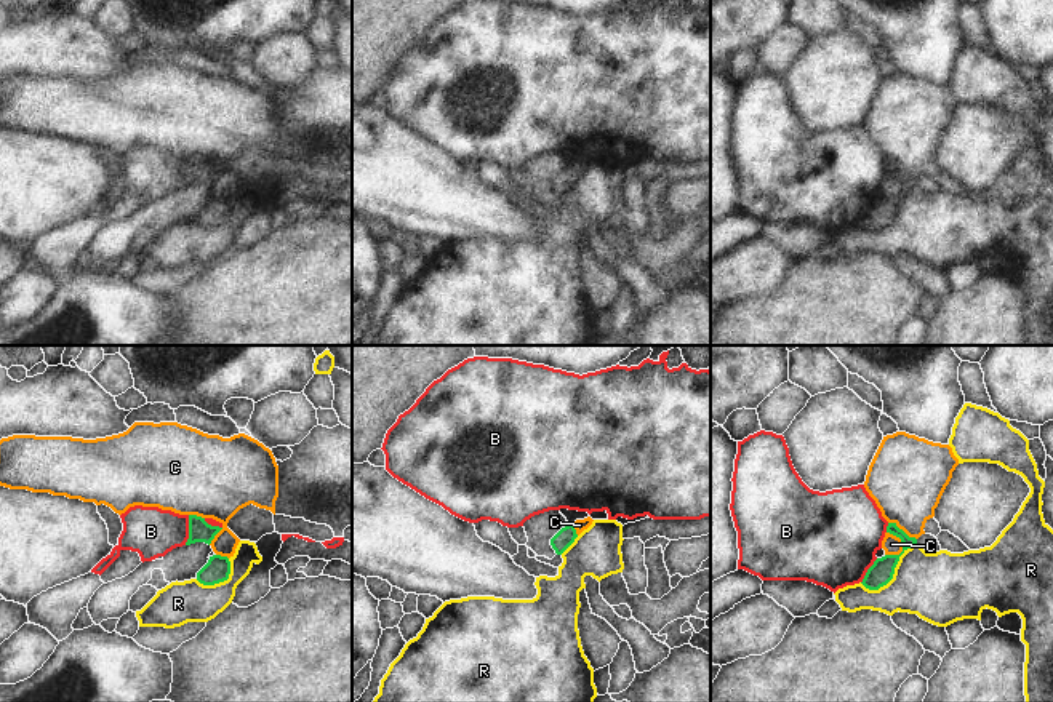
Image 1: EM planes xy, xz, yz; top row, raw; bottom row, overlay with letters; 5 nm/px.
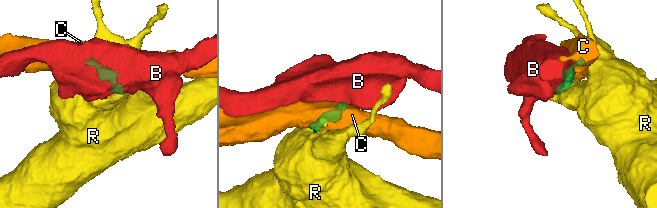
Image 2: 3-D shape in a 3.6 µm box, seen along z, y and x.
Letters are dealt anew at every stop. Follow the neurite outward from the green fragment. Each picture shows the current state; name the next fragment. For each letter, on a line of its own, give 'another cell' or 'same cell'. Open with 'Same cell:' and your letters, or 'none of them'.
Same cell: none of them
B: another cell
C: another cell
R: another cell

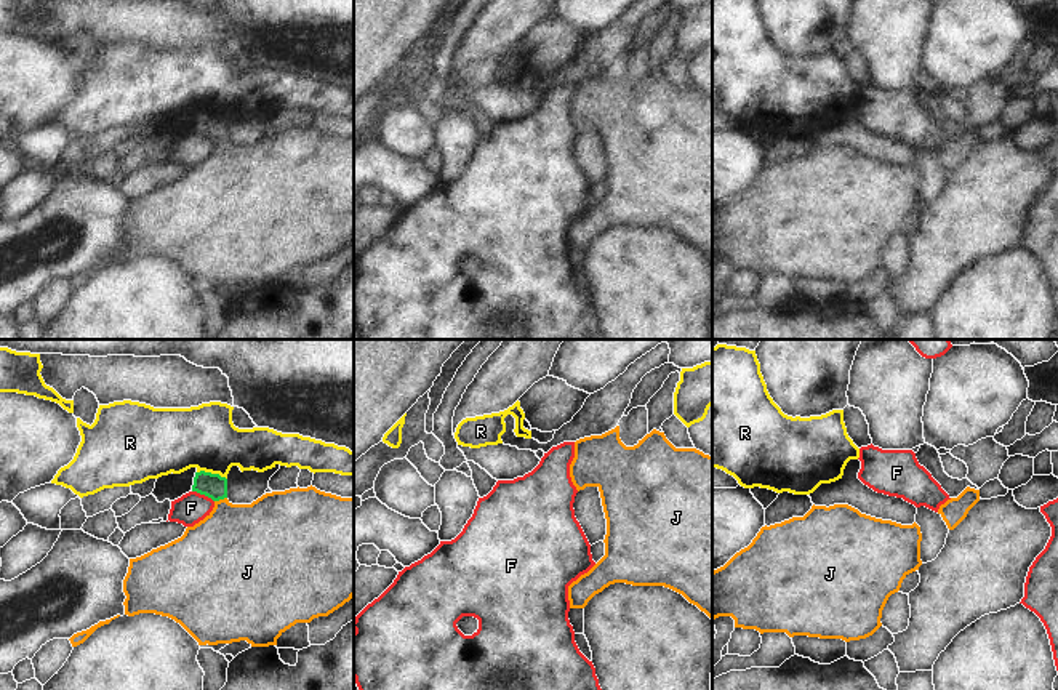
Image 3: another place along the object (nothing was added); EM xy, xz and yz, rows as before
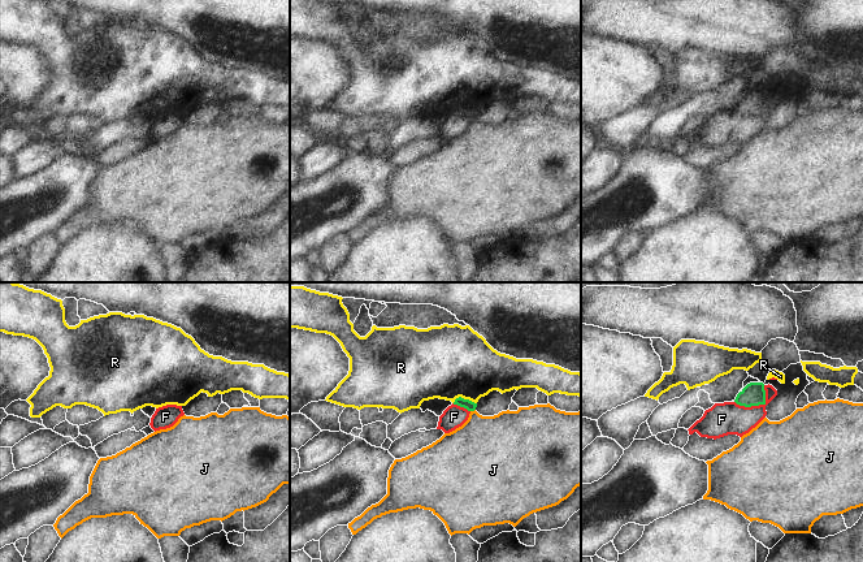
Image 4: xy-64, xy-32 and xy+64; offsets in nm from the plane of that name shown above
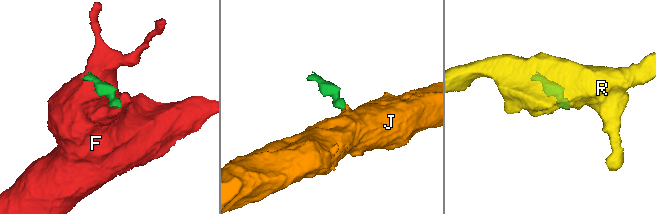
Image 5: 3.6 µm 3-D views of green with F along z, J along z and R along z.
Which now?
Same cell: J
F: another cell
J: same cell
R: another cell

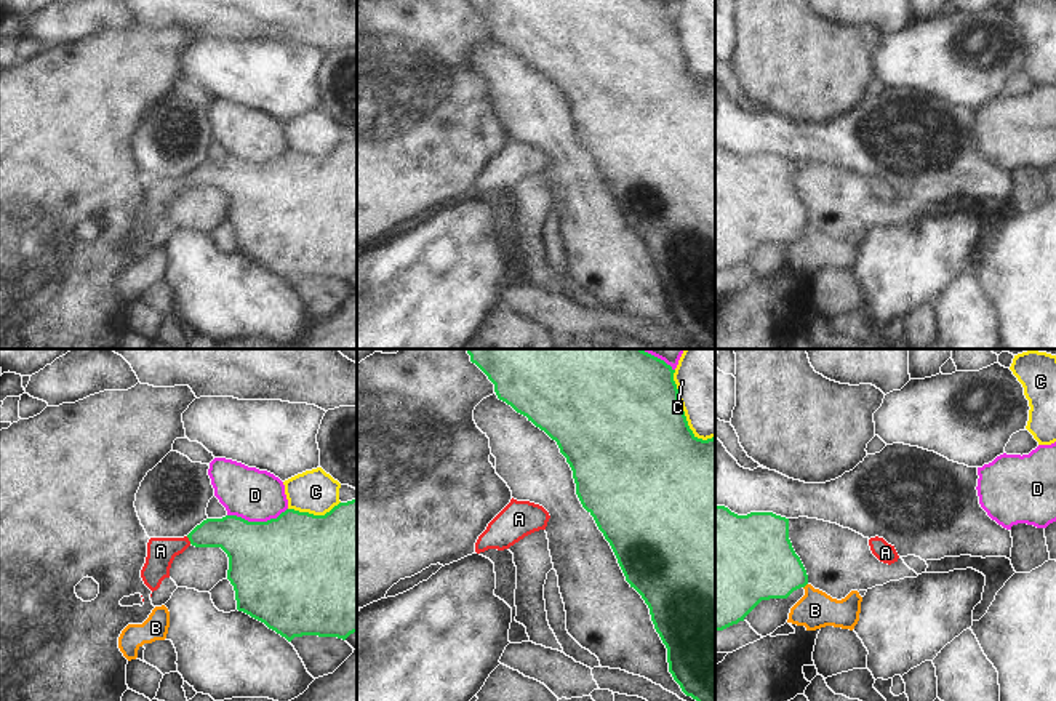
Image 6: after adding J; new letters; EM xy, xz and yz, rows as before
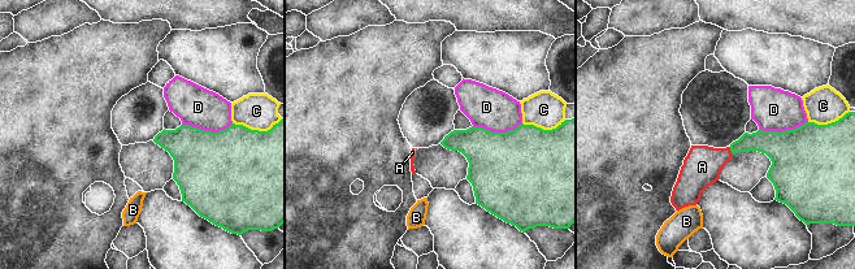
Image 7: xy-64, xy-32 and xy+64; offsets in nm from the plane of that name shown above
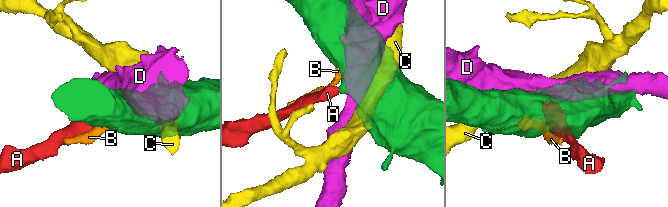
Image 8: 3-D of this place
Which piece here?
Same cell: A
A: same cell
B: another cell
C: another cell
D: another cell

